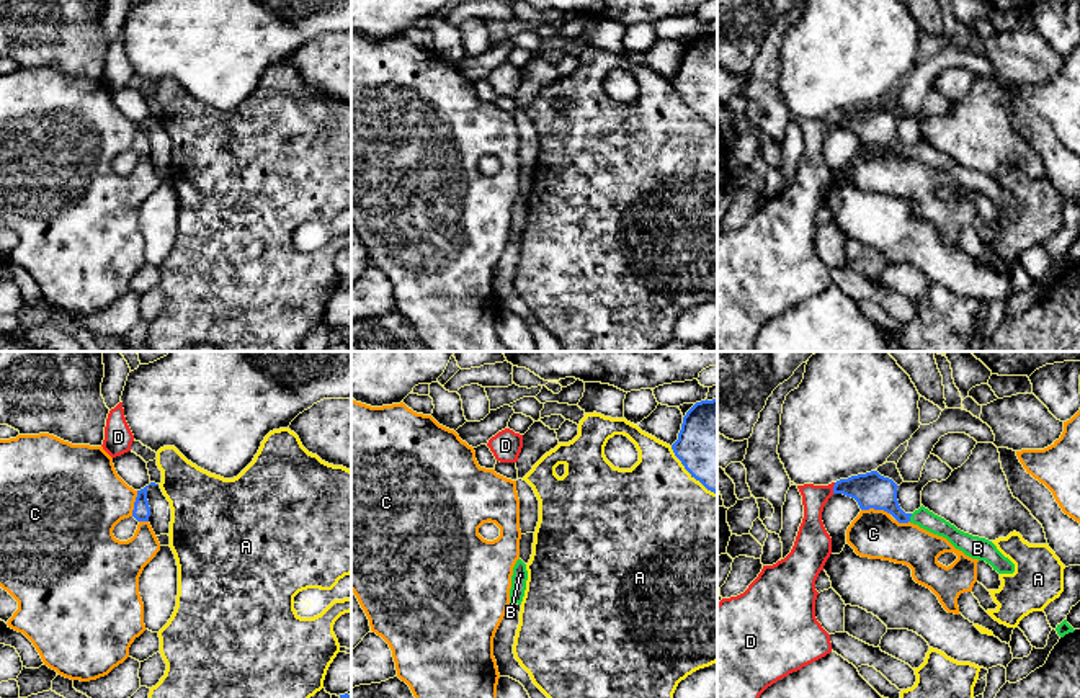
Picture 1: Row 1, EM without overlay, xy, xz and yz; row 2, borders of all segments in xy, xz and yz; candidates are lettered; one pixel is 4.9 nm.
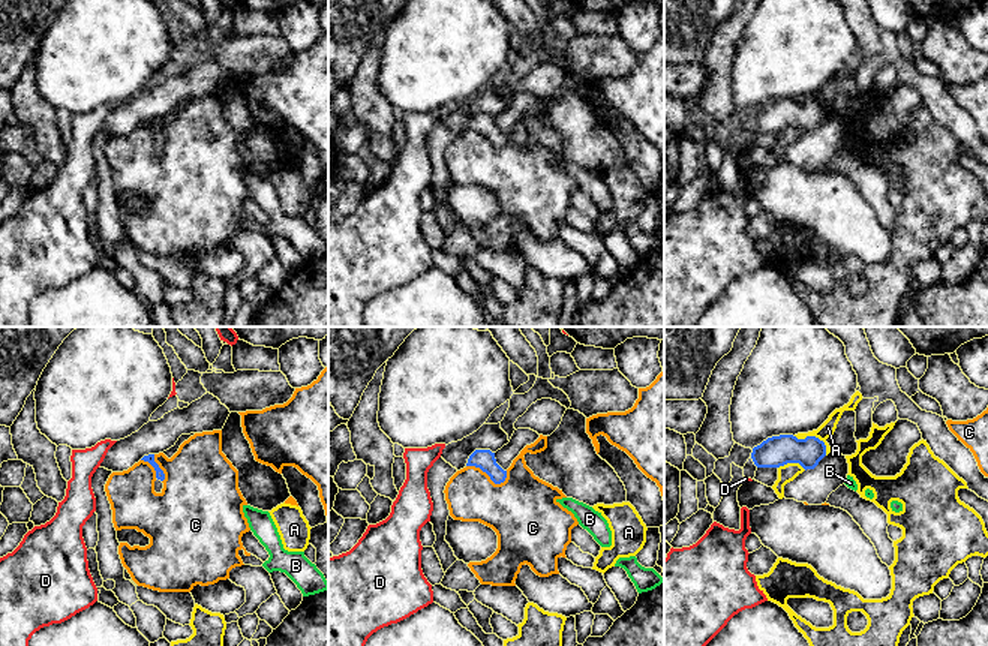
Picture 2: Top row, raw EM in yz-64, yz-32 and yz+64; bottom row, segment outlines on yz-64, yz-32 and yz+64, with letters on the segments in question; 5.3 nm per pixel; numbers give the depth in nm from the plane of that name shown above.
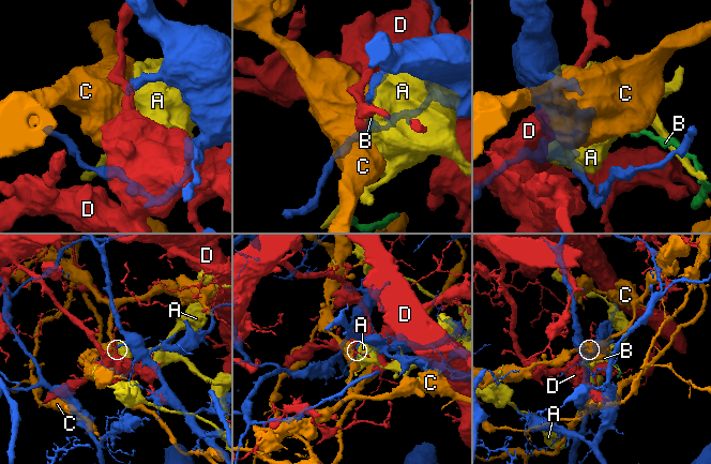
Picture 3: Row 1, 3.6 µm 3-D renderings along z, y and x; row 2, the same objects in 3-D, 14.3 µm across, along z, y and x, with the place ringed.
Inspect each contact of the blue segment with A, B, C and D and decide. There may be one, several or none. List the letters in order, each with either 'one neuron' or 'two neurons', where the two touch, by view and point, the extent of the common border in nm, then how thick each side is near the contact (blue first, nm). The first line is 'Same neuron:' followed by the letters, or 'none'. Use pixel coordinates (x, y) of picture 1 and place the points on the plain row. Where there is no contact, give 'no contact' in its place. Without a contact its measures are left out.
Same neuron: B
A: two neurons | xz (690, 107) | 340 nm | 380/480 nm
B: one neuron | yz (910, 149) | 40 nm | 180/90 nm
C: two neurons | yz (876, 143) | 150 nm | 180/240 nm
D: two neurons | yz (834, 121) | 60 nm | 180/140 nm

